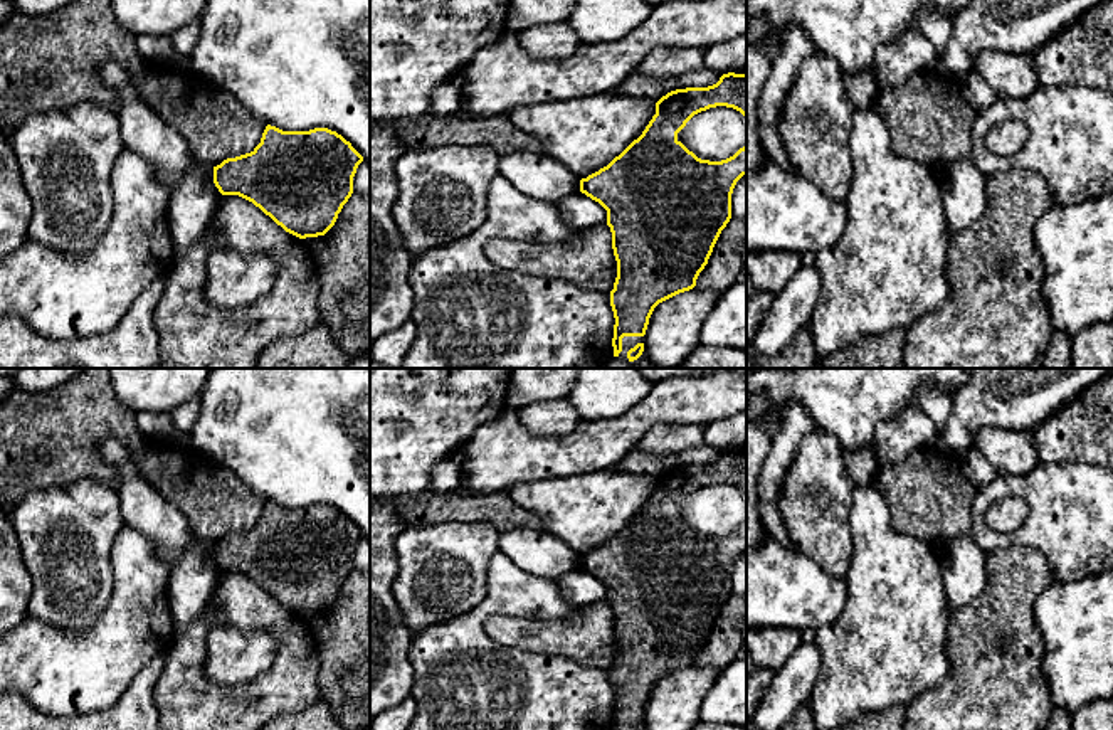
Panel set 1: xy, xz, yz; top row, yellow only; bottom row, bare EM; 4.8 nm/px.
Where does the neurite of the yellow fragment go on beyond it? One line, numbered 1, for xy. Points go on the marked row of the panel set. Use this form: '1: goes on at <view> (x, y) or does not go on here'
1: does not go on here

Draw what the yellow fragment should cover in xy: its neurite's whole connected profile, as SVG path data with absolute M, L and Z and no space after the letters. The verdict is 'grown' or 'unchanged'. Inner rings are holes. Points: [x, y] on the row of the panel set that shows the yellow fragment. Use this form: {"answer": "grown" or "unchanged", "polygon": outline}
{"answer": "unchanged", "polygon": "M267 124L261 143L245 155L214 167L214 183L222 195L239 195L286 232L306 239L324 235L353 193L353 177L363 156L336 131L282 131Z"}

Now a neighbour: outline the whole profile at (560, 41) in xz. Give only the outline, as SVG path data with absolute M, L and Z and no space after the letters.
M567 24L536 25L516 32L525 52L536 59L565 59L580 45L577 32Z

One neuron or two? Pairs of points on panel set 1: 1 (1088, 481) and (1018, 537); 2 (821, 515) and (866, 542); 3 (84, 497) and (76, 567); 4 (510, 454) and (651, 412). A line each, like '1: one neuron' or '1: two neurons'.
1: one neuron
2: two neurons
3: one neuron
4: one neuron

